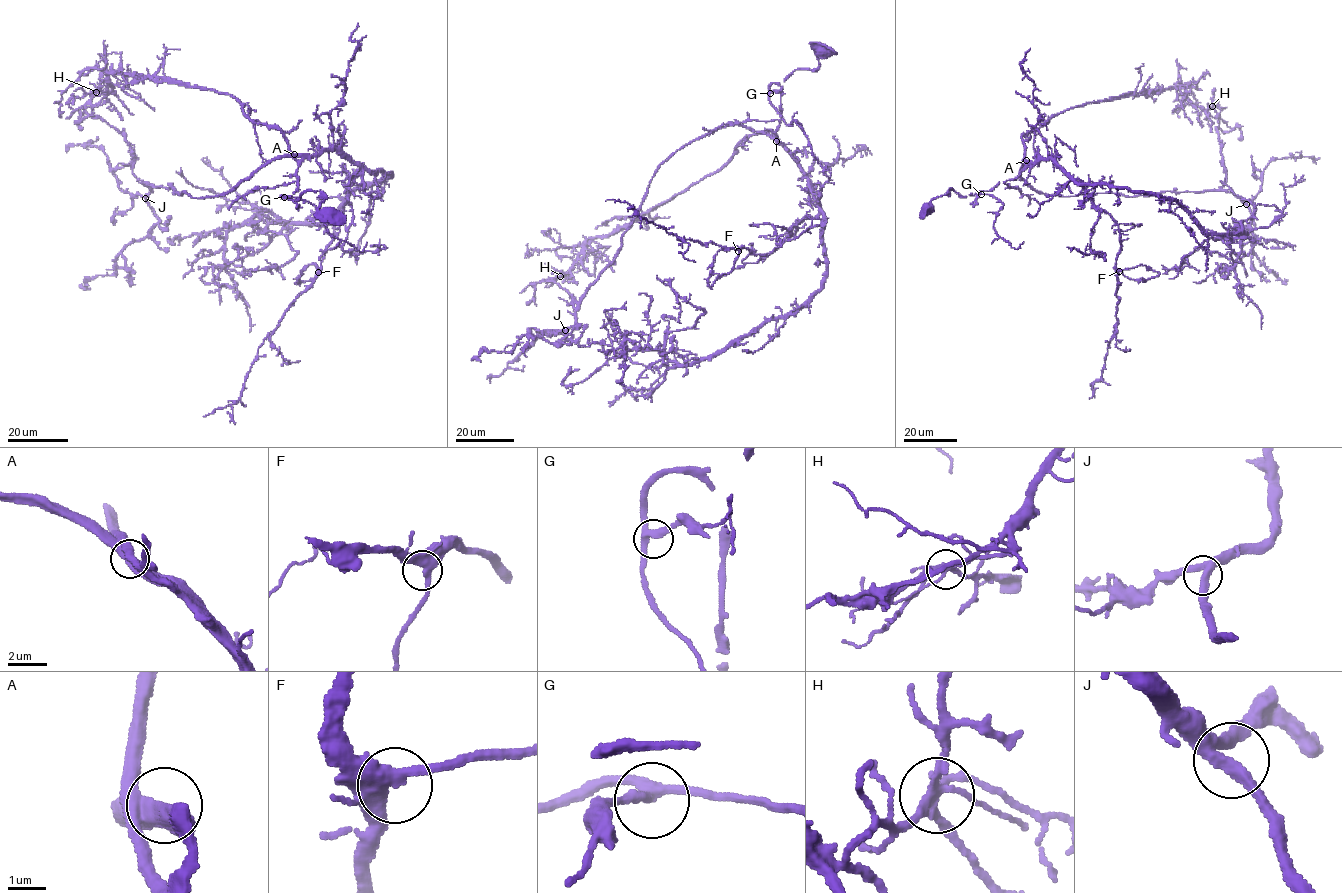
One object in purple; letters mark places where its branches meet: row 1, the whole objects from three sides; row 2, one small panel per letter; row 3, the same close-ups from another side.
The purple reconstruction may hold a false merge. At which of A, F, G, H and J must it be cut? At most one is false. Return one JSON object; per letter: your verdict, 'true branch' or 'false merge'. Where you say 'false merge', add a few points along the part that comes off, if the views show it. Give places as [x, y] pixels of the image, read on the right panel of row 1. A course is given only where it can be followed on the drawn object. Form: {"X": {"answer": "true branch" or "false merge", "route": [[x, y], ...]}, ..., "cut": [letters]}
{"A": {"answer": "true branch"}, "F": {"answer": "true branch"}, "G": {"answer": "true branch"}, "H": {"answer": "false merge", "route": [[1213, 105], [1206, 109], [1194, 105], [1177, 87], [1160, 92], [1142, 91], [1118, 96]]}, "J": {"answer": "true branch"}, "cut": ["H"]}

